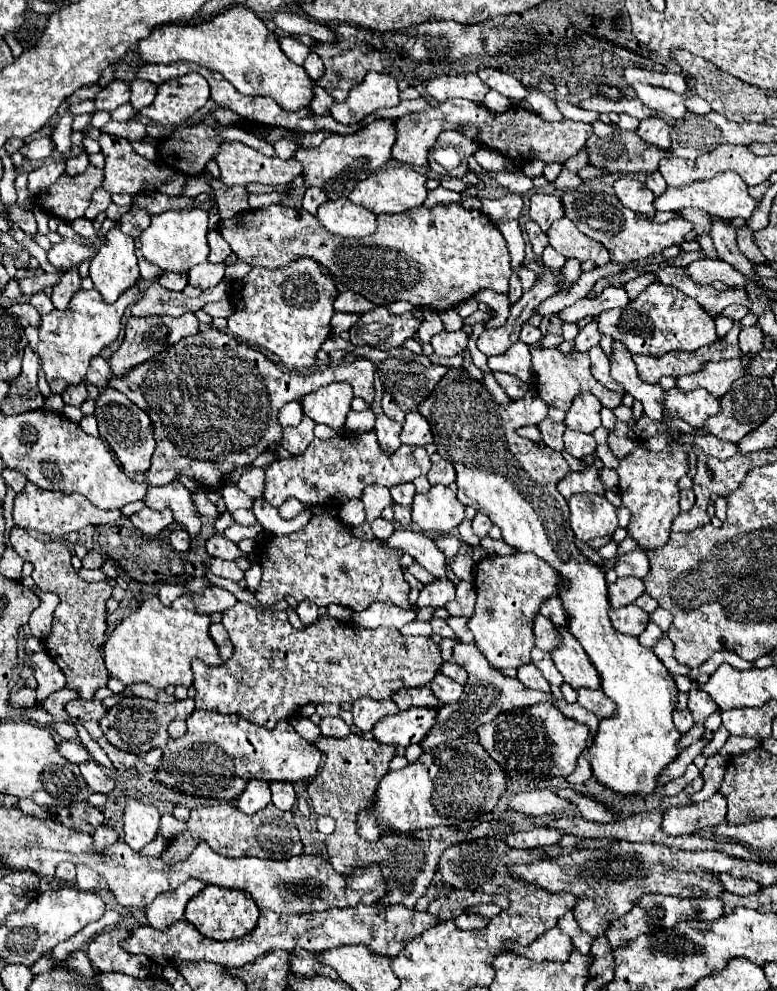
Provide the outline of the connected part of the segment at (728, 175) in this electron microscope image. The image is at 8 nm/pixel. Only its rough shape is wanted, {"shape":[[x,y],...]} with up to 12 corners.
{"shape":[[734,171],[666,187],[658,211],[698,207],[750,219],[758,203]]}

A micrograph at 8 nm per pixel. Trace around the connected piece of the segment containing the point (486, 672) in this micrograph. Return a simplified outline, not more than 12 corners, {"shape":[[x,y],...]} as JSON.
{"shape":[[458,643],[468,671],[458,703],[438,709],[422,751],[476,733],[498,713],[554,701],[490,667],[474,645]]}

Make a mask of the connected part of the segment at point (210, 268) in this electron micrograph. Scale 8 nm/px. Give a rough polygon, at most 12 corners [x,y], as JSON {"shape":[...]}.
{"shape":[[224,263],[196,265],[188,283],[206,291],[224,279]]}

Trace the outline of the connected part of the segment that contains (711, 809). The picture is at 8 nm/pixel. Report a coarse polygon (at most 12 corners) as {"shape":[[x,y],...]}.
{"shape":[[716,793],[702,803],[670,807],[662,829],[690,835],[720,825],[726,799]]}

